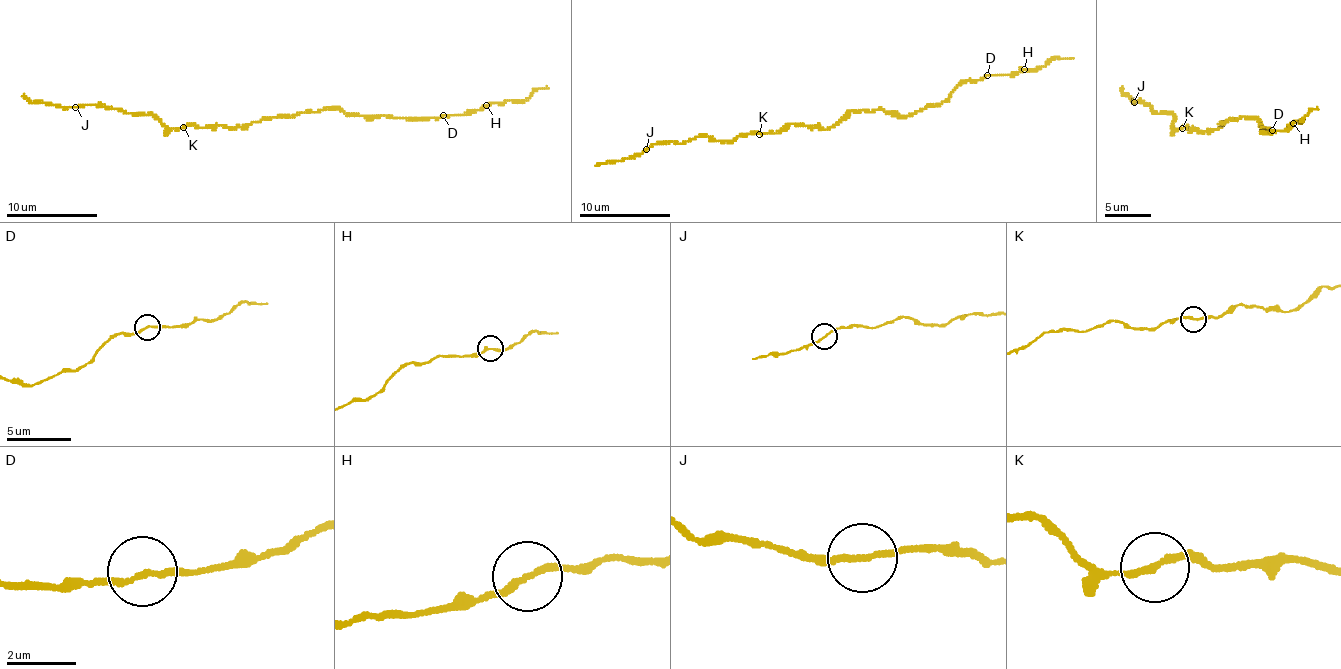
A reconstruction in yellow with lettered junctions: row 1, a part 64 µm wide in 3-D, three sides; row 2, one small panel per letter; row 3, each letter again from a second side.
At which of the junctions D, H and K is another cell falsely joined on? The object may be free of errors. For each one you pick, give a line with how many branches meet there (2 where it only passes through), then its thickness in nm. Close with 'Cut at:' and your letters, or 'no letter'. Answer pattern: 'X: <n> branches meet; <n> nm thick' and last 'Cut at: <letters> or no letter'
Cut at: no letter

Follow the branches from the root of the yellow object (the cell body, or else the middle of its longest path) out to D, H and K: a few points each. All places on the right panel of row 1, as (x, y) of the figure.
D: (1224, 124), (1221, 122), (1246, 116), (1259, 122), (1261, 127), (1270, 128), (1263, 131), (1272, 130)
H: (1224, 124), (1246, 116), (1270, 128), (1263, 131), (1272, 132), (1288, 131), (1293, 123)
K: (1224, 124), (1220, 123), (1222, 127), (1208, 131), (1181, 129)

